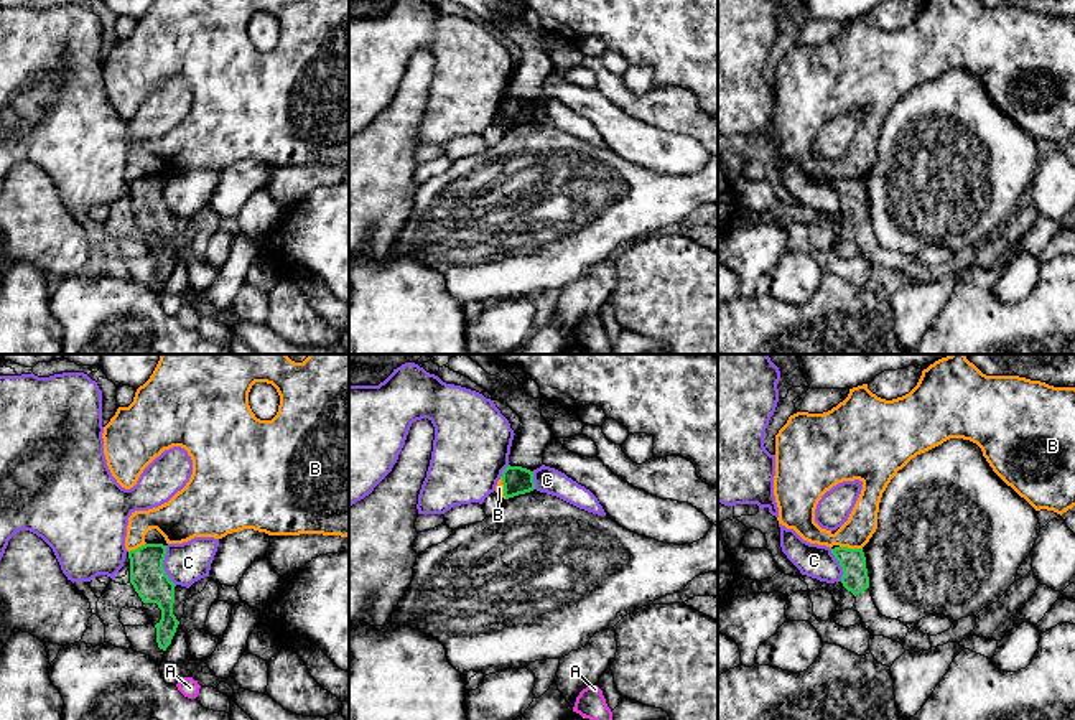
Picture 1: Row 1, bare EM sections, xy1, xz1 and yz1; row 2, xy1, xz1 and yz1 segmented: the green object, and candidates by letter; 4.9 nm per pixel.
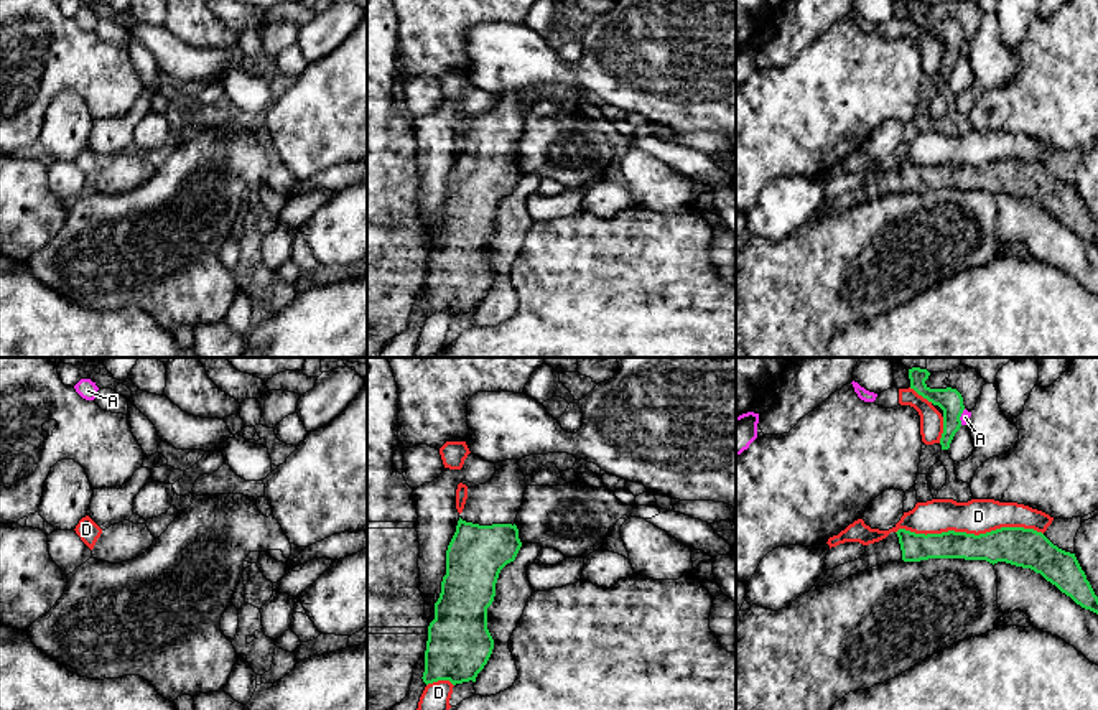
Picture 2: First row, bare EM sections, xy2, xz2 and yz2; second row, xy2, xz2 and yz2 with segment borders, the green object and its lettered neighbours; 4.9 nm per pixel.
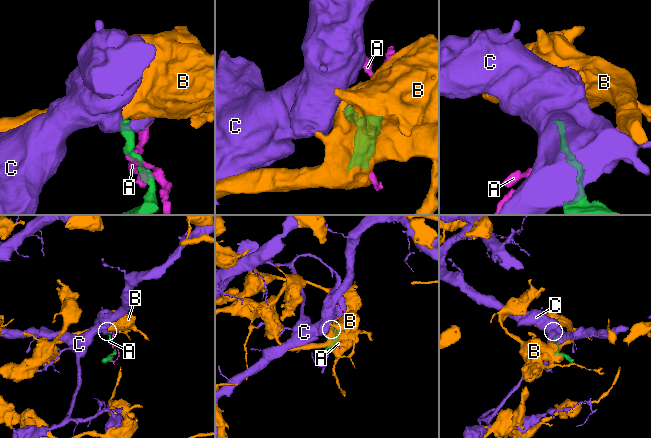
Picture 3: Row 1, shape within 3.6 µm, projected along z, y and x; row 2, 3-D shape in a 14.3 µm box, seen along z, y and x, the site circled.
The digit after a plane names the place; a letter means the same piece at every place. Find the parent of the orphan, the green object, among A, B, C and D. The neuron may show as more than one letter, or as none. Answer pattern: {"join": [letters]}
{"join": []}

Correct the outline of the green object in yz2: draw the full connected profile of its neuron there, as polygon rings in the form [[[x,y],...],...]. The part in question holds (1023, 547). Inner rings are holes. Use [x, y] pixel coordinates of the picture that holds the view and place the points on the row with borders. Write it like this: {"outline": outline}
{"outline": [[[1001,527],[986,534],[942,532],[915,534],[905,529],[866,545],[861,558],[825,570],[815,586],[828,586],[851,575],[887,562],[920,562],[928,558],[1006,562],[1031,568],[1070,596],[1077,605],[1098,614],[1095,595],[1075,554],[1054,545],[1042,532],[1024,527]]]}

